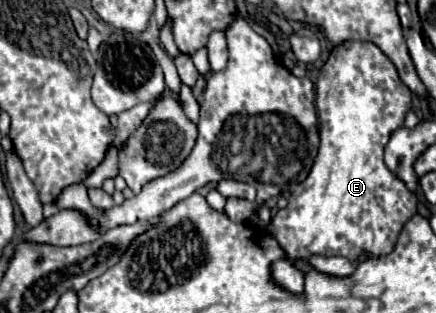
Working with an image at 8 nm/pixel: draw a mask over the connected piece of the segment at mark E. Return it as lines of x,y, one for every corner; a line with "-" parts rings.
348,40
348,42
336,46
336,48
330,52
330,58
328,58
328,62
322,66
322,70
320,70
320,74
318,74
318,82
316,82
316,108
318,108
318,120
320,120
320,148
318,148
318,156
316,156
316,160
314,160
314,166
312,166
308,178
294,188
294,192
292,192
290,198
288,198
288,206
286,206
284,210
278,210
276,216
272,218
270,226
268,226
268,234
274,236
274,238
280,242
280,246
284,248
284,252
288,254
288,260
278,260
278,262
272,264
272,278
274,278
276,284
280,284
282,288
286,288
286,290
290,290
290,292
302,292
302,288
304,288
304,276
302,276
302,272
300,272
298,268
292,266
292,260
296,260
296,258
306,258
306,260
308,260
312,254
324,254
324,256
344,256
344,258
348,258
350,262
356,262
362,254
384,256
384,254
388,254
388,252
394,248
396,238
398,238
398,234
400,234
404,222
416,214
416,196
414,196
412,192
408,192
408,188
404,186
404,182
398,180
398,178
386,168
382,156
384,156
384,148
386,148
386,144
388,144
388,140
390,140
390,134
392,134
394,130
398,130
398,128
404,126
404,118
406,118
406,114
410,112
410,102
412,102
412,92
410,92
410,88
404,86
404,82
400,80
400,76
398,76
394,64
390,62
390,58
388,58
376,44
372,44
372,42
354,42
354,40

